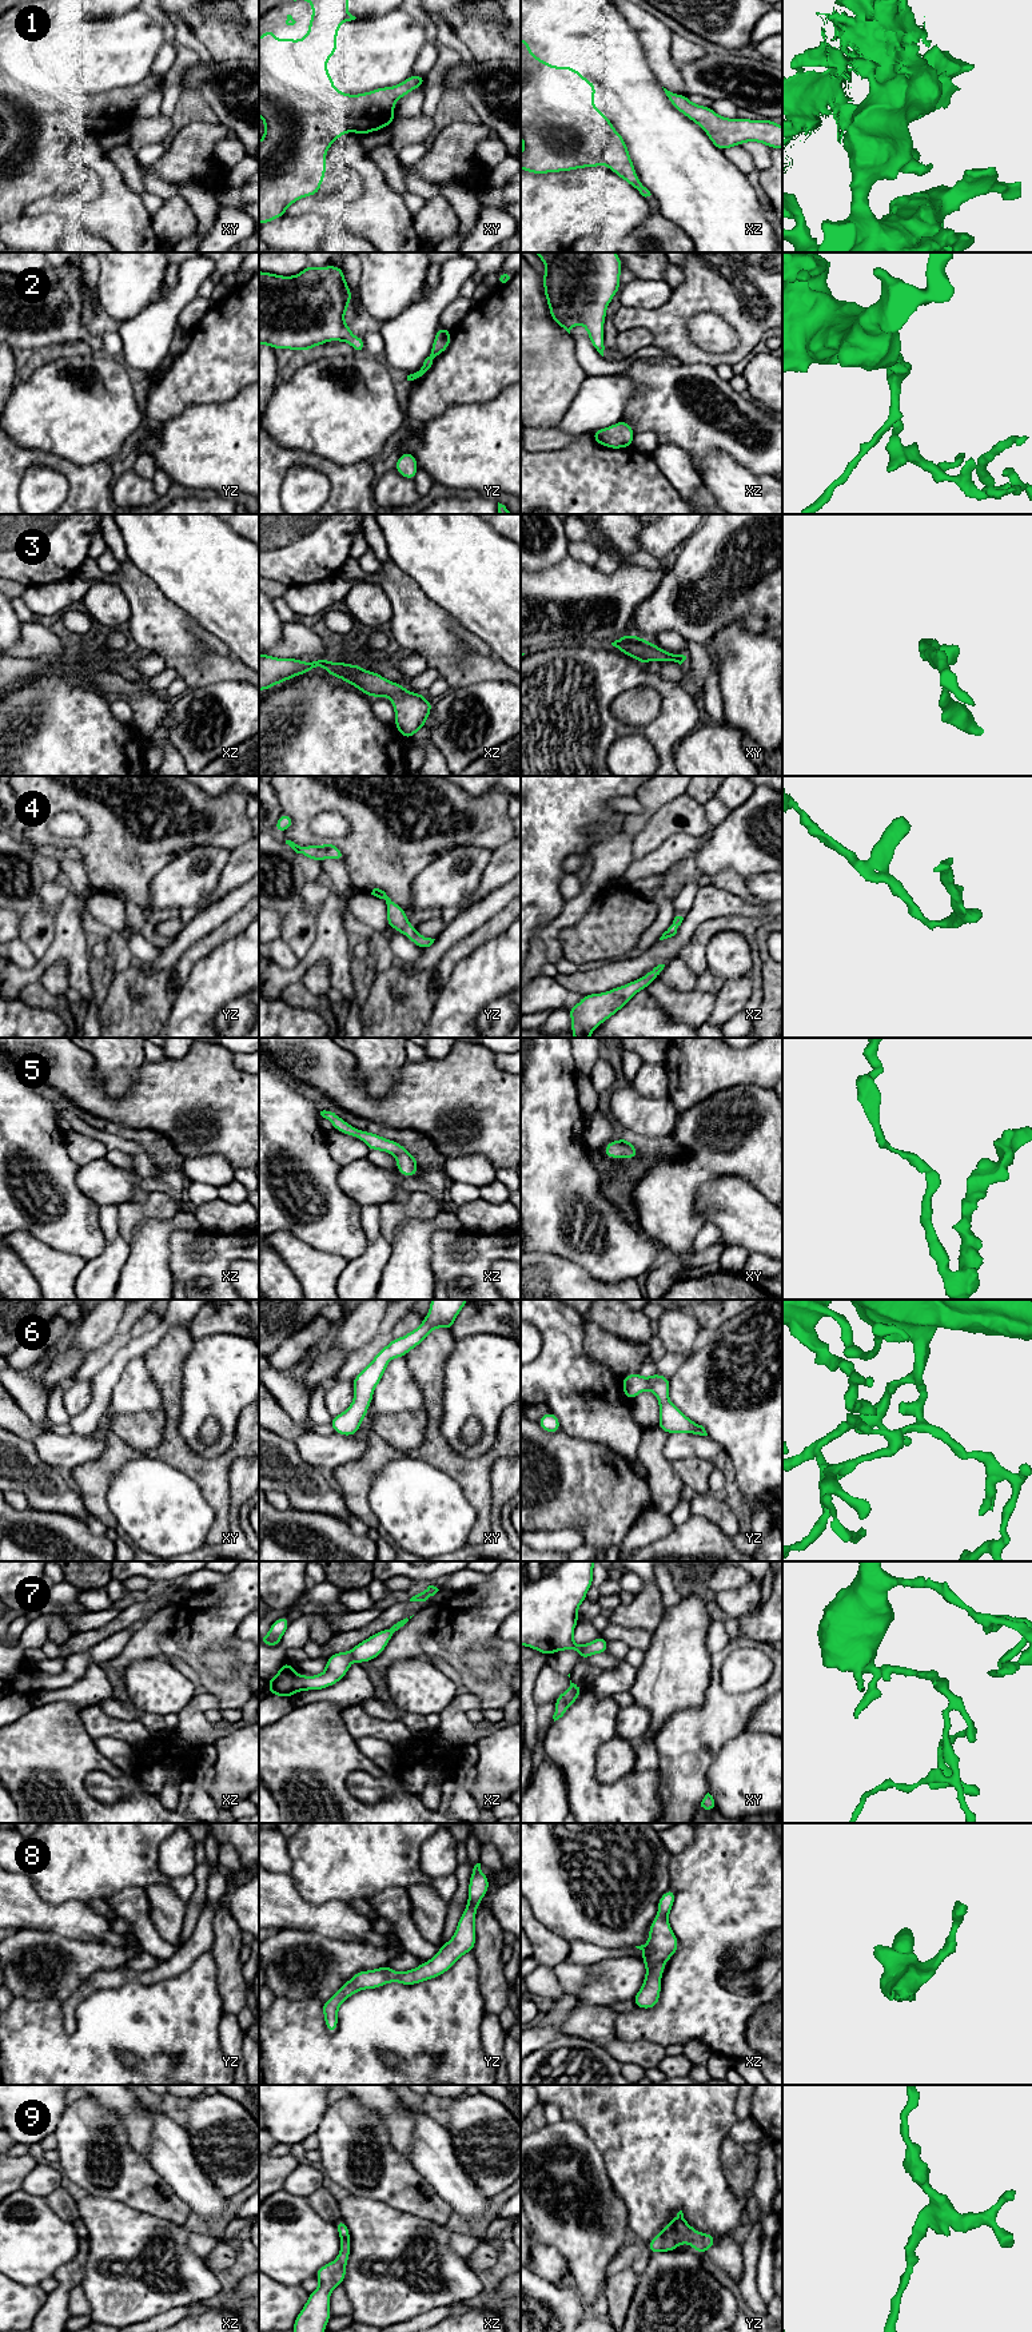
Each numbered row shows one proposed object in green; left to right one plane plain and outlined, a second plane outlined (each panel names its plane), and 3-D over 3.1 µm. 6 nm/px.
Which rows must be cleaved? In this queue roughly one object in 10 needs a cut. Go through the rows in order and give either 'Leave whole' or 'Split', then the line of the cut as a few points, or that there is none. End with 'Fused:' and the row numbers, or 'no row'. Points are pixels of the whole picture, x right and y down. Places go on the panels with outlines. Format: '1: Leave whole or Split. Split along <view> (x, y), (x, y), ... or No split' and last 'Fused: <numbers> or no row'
1: Leave whole. No split
2: Leave whole. No split
3: Leave whole. No split
4: Leave whole. No split
5: Leave whole. No split
6: Leave whole. No split
7: Leave whole. No split
8: Leave whole. No split
9: Leave whole. No split
Fused: no row

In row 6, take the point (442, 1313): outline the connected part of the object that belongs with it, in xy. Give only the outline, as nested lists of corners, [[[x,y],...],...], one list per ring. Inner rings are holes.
[[[431,1300],[430,1310],[422,1324],[401,1338],[380,1349],[371,1364],[366,1366],[355,1378],[352,1404],[339,1416],[331,1417],[330,1425],[334,1432],[342,1436],[354,1436],[371,1404],[375,1386],[380,1382],[390,1360],[405,1357],[411,1349],[418,1346],[435,1328],[453,1329],[458,1313],[469,1300]]]

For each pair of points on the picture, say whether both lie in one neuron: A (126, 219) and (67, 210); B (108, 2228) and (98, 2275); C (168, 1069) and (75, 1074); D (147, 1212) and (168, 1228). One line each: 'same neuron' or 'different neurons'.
A: same neuron
B: same neuron
C: same neuron
D: different neurons

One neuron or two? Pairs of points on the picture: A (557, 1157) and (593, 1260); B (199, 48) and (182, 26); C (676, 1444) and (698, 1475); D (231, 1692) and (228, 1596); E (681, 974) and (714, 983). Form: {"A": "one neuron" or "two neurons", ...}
{"A": "one neuron", "B": "one neuron", "C": "two neurons", "D": "one neuron", "E": "one neuron"}

